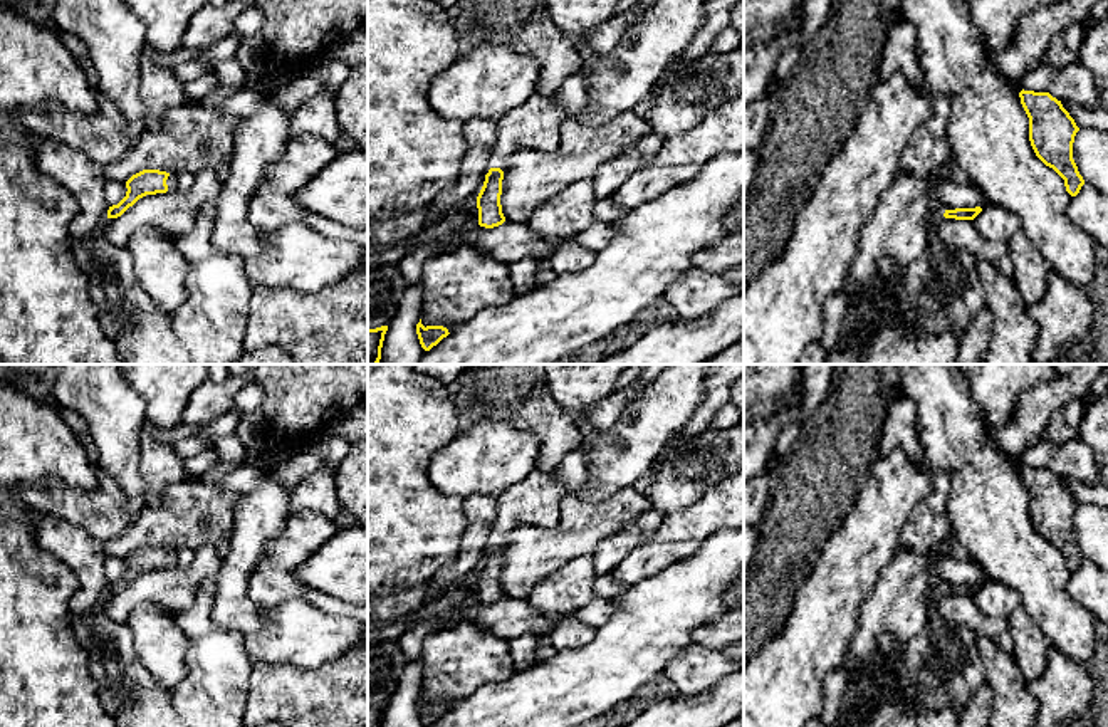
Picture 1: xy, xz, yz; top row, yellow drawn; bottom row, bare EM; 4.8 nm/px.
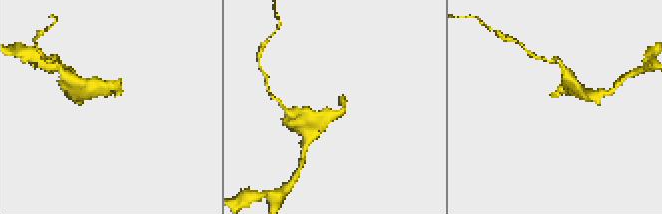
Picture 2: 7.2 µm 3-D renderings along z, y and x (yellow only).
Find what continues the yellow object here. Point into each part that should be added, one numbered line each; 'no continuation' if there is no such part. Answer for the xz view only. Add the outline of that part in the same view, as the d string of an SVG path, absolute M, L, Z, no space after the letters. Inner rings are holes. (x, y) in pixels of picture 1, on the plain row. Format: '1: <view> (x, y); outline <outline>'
1: xz (534, 501); outline M534 470L497 497L490 544L504 544L519 526L559 529L559 500L566 490L552 472Z

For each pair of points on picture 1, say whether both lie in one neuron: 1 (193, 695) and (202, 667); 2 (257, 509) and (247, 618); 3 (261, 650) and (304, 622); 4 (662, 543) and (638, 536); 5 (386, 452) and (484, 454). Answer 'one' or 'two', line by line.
1: one
2: one
3: one
4: two
5: two

